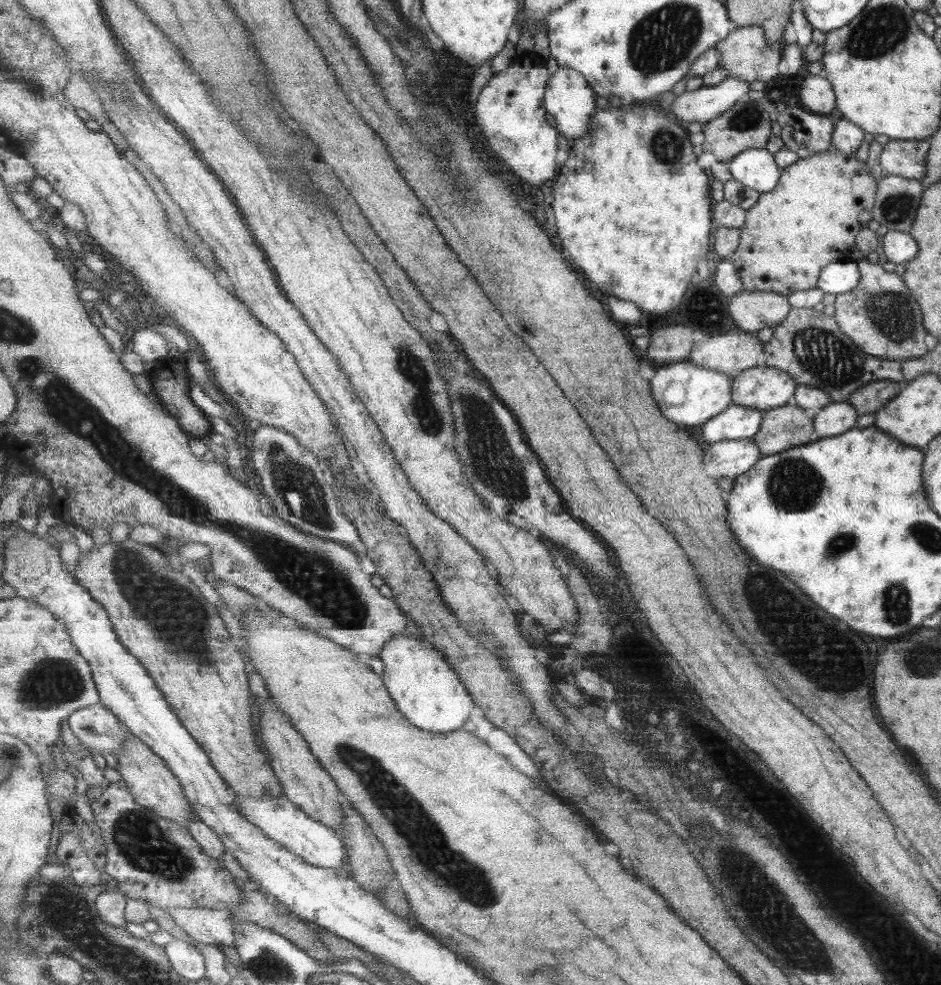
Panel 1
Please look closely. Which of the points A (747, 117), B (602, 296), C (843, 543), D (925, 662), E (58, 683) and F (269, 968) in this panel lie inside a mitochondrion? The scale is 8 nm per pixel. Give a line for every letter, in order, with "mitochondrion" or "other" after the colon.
A: mitochondrion
B: other
C: mitochondrion
D: mitochondrion
E: mitochondrion
F: mitochondrion

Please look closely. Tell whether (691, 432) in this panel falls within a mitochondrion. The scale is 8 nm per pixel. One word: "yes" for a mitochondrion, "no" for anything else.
no

